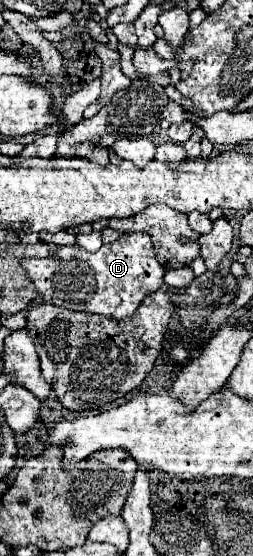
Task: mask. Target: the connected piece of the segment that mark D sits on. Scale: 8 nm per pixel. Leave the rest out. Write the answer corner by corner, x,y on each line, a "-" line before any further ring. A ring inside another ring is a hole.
146,232
122,234
116,242
104,244
98,252
88,252
78,244
60,246
54,250
54,256
42,260
28,258
22,260
22,266
46,302
76,312
110,316
114,320
132,316
140,302
164,284
164,266
156,260
152,240

